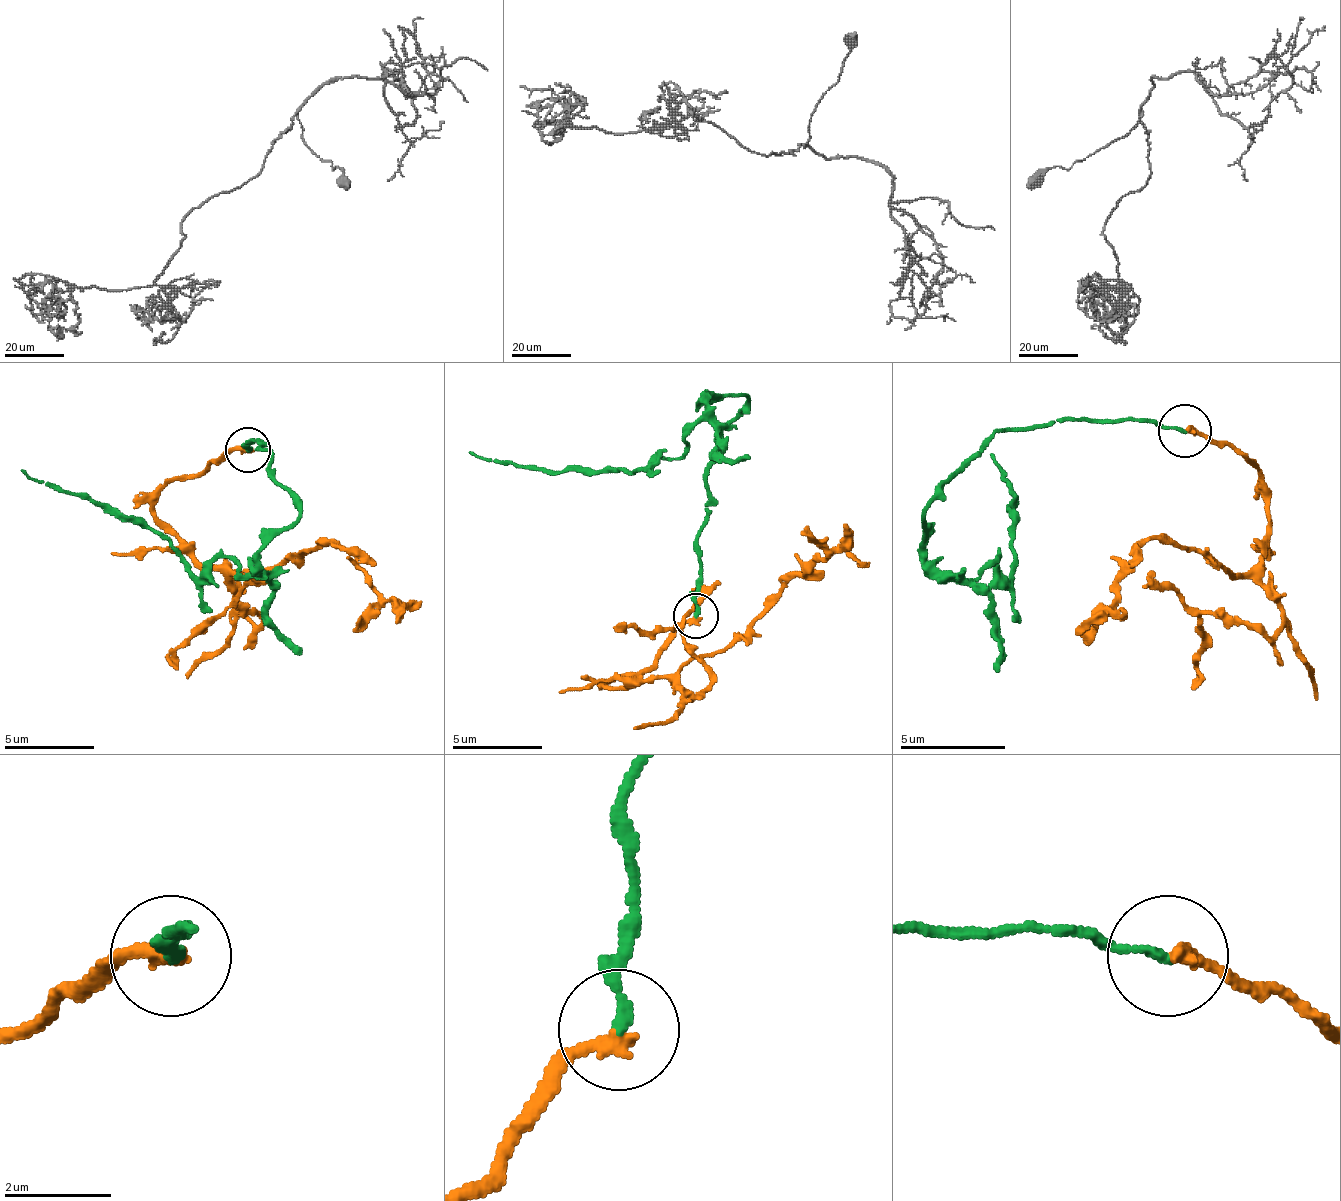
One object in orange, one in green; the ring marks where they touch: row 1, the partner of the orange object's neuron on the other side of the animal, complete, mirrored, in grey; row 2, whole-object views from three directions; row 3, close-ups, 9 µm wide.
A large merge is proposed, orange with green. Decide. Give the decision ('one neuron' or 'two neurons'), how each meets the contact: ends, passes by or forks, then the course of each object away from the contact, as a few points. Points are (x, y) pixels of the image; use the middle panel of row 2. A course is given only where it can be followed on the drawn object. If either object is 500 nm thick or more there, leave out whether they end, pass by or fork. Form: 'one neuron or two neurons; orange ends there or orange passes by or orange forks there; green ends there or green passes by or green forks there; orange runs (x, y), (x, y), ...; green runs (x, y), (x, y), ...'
one neuron; orange ends there; green ends there; orange runs (694, 617), (604, 689), (721, 653), (834, 554), (870, 567); green runs (694, 617), (699, 527), (712, 460), (744, 397), (708, 397), (676, 460), (631, 473), (546, 473), (470, 451)

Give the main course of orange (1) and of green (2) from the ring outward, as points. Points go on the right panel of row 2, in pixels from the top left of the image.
1: (1185, 431), (1228, 442), (1265, 479), (1270, 548), (1228, 574), (1196, 548), (1154, 537), (1111, 606), (1127, 617)
2: (1185, 431), (1000, 431), (926, 511), (947, 574), (1000, 559), (1005, 580), (1016, 559), (989, 453)

